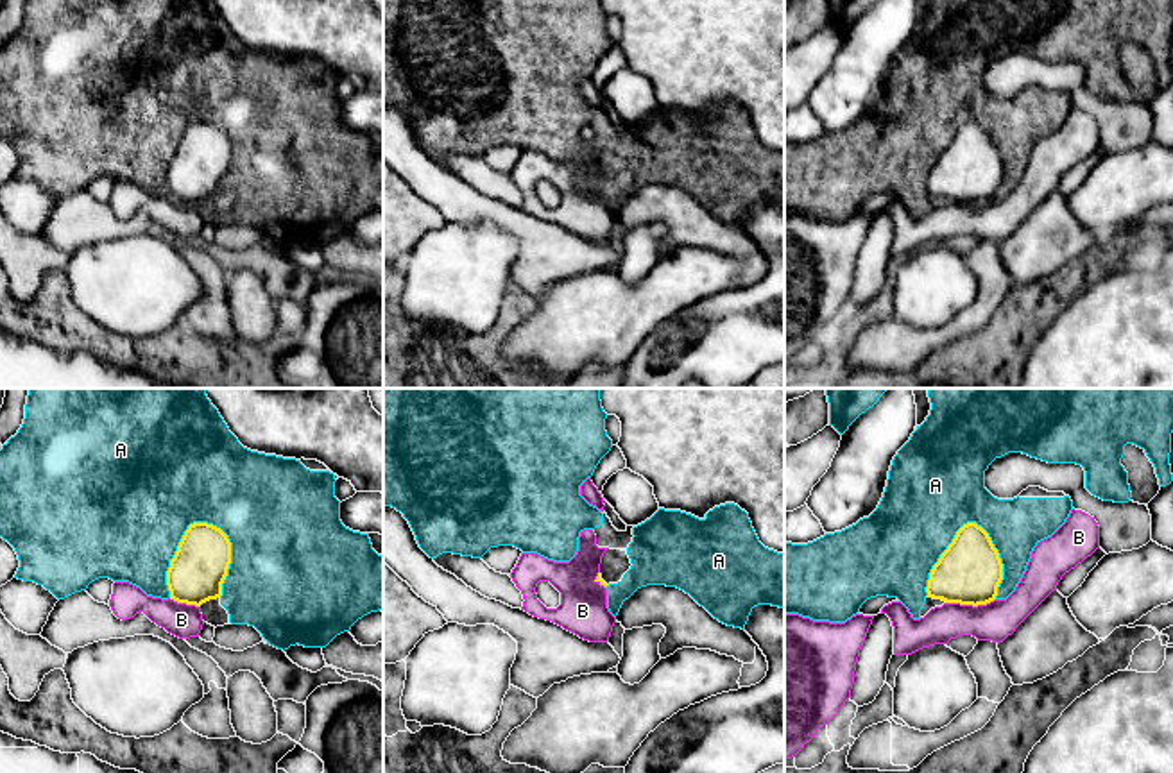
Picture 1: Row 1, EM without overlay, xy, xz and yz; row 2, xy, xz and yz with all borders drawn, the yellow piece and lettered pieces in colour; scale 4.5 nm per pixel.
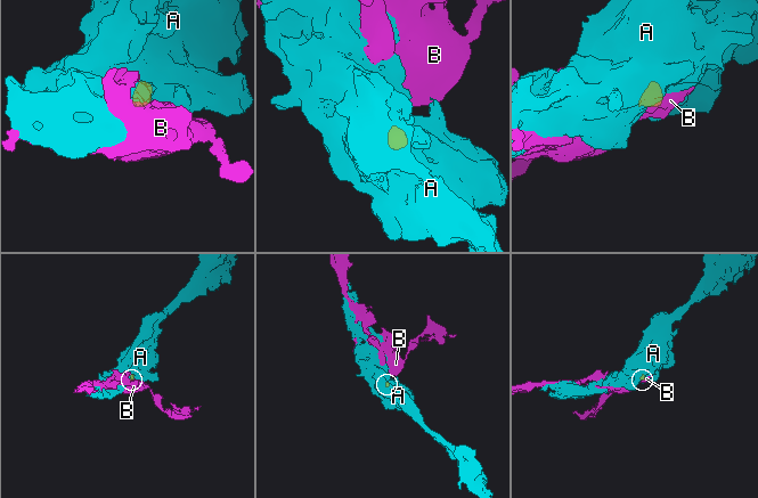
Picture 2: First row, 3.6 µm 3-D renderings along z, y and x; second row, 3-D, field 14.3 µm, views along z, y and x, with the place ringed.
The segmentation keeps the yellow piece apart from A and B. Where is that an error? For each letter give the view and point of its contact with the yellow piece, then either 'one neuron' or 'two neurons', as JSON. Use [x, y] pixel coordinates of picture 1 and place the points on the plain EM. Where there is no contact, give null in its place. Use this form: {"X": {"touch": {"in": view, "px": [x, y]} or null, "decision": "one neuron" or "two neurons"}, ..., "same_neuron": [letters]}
{"A": {"touch": {"in": "xy", "px": [178, 145]}, "decision": "two neurons"}, "B": {"touch": {"in": "yz", "px": [969, 203]}, "decision": "one neuron"}, "same_neuron": ["B"]}

